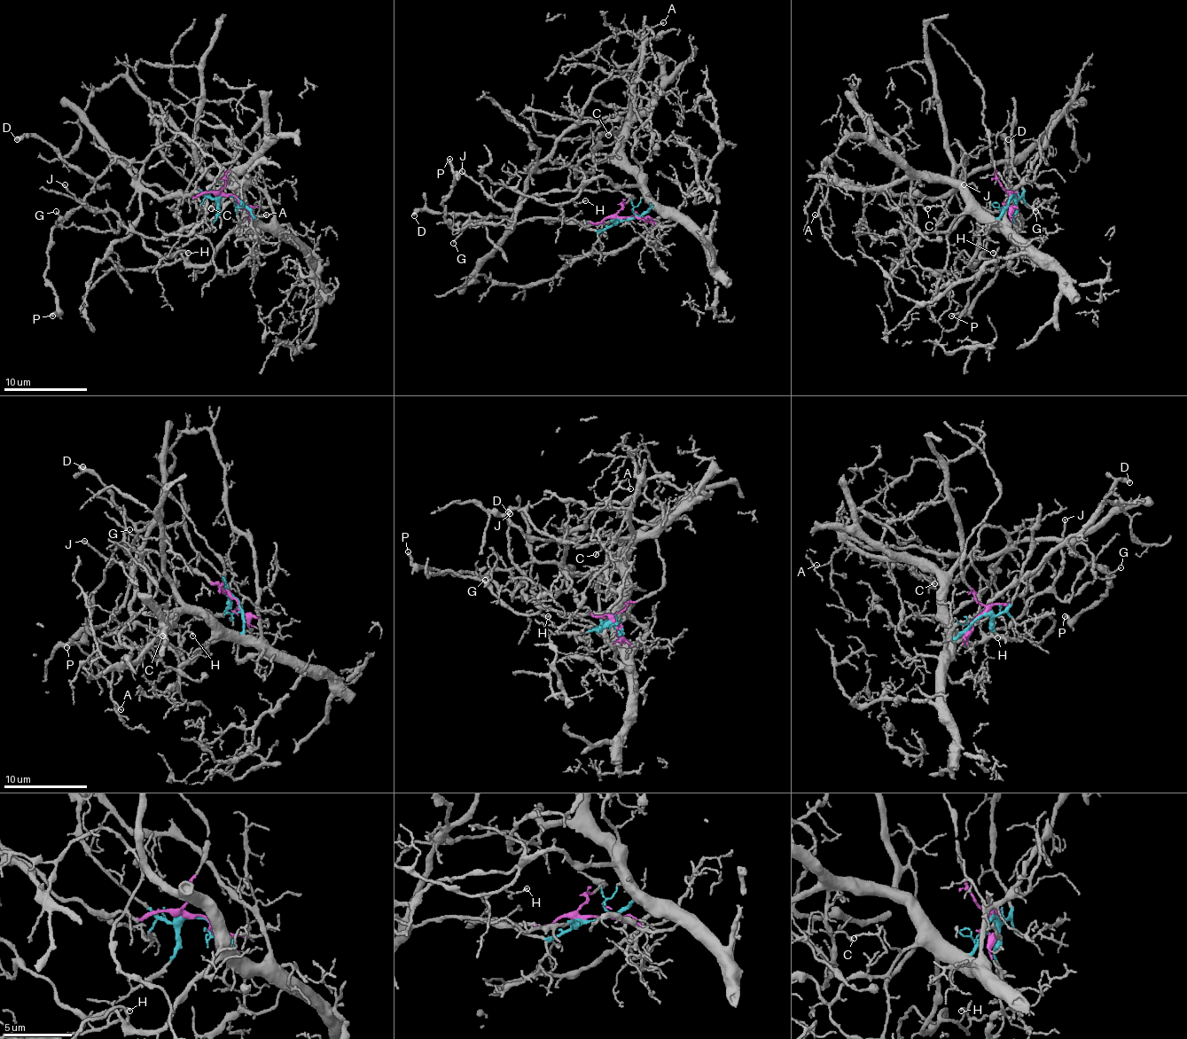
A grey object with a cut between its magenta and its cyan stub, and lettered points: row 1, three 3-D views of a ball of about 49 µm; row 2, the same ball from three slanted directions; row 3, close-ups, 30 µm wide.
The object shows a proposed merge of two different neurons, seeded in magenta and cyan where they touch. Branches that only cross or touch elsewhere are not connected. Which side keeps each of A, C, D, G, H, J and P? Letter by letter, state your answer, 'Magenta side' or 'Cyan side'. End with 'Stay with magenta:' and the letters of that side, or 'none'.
A: Cyan side
C: Cyan side
D: Magenta side
G: Magenta side
H: Cyan side
J: Cyan side
P: Magenta side
Stay with magenta: D, G, P

